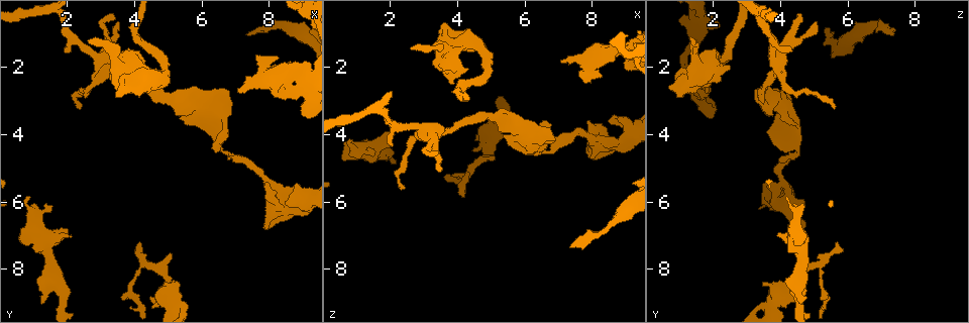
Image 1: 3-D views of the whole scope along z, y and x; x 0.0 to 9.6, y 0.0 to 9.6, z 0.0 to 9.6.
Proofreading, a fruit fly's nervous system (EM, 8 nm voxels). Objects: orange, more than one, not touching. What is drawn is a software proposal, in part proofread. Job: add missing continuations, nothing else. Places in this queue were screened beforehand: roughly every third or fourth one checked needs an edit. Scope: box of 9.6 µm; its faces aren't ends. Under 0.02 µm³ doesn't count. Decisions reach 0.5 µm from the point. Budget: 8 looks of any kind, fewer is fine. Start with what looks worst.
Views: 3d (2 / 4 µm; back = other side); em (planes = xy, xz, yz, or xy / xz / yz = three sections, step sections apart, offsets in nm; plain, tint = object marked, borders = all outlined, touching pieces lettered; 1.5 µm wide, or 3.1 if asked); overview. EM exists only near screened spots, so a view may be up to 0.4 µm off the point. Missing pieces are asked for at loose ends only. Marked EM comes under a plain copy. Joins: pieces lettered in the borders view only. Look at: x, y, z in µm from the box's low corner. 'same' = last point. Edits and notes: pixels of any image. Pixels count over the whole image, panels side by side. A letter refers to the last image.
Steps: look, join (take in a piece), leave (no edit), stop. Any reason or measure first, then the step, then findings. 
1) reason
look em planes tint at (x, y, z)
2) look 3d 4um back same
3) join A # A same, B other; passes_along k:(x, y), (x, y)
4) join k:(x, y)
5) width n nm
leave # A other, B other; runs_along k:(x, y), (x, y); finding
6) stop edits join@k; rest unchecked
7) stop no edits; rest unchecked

branch stops here
look em planes tint at (7.40, 1.05, 7.35)

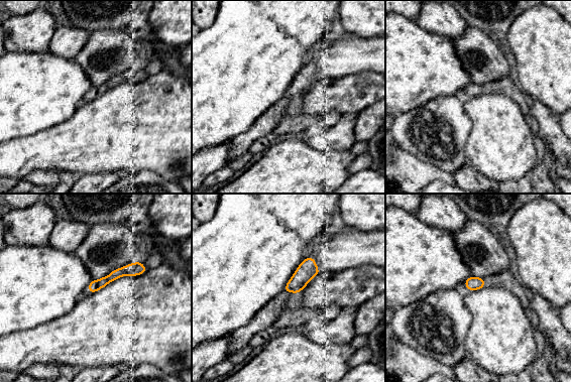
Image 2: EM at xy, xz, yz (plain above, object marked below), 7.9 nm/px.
look em planes borders same

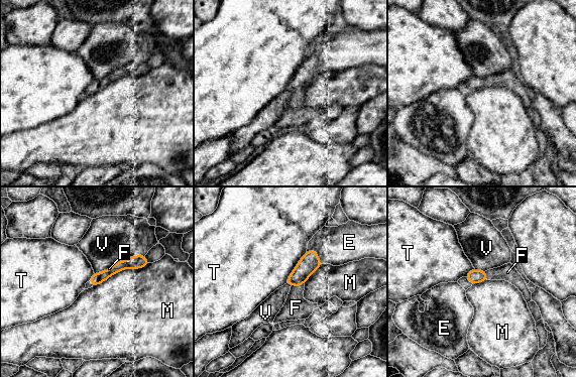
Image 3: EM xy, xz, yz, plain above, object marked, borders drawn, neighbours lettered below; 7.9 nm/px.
join 3:(296, 307) # E other, F same, M other, T other, V other; passes_along 3:(309, 263), (298, 286), (296, 307); it goes on there

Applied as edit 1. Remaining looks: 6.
tapers out
look em planes borders at (2.65, 1.20, 1.45)

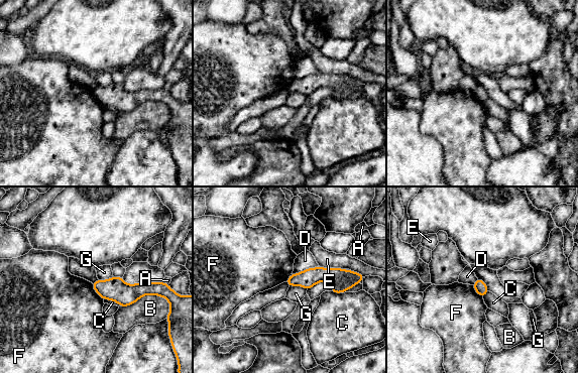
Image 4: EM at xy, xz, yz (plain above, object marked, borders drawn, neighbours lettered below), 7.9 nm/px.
leave # A other, B other, C other, D other, E other, F other, G other; border 4:(290, 285), (301, 285), (307, 289); no lettered piece goes on from it

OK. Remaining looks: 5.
an open end
look em xz step 4 borders at (7.85, 5.80, 3.80)

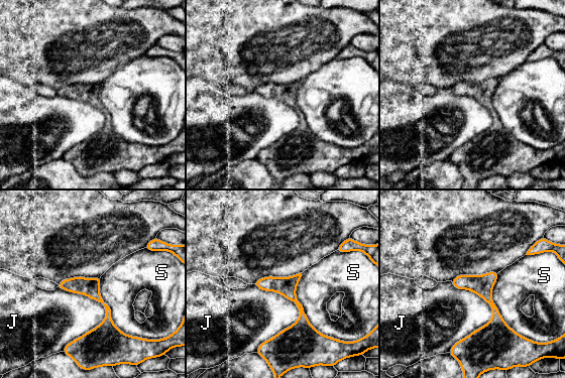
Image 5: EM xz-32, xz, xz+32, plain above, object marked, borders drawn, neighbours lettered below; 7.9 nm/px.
longest_contact J 500 nm
leave # J other, S other; border 5:(58, 286), (105, 309), (62, 351); none of them fits

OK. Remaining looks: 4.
stop edits join@3; rest unchecked

